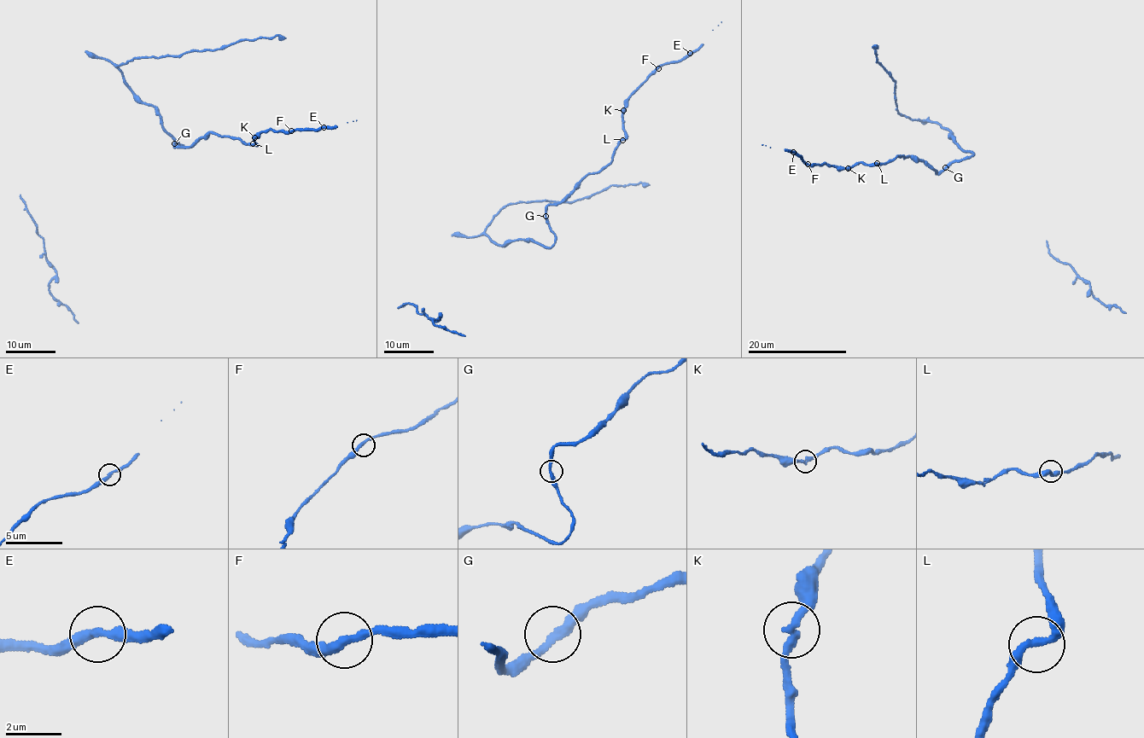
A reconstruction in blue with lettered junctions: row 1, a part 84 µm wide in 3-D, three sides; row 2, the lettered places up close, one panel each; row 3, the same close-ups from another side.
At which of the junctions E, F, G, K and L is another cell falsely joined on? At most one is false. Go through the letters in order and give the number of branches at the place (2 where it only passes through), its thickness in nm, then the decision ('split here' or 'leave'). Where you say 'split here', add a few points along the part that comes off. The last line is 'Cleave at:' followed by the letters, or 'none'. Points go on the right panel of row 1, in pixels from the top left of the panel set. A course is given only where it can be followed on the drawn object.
E: 2 | 300 nm | leave
F: 2 | 280 nm | leave
G: 2 | 280 nm | leave
K: 2 | 280 nm | leave
L: 2 | 280 nm | leave
Cleave at: none

